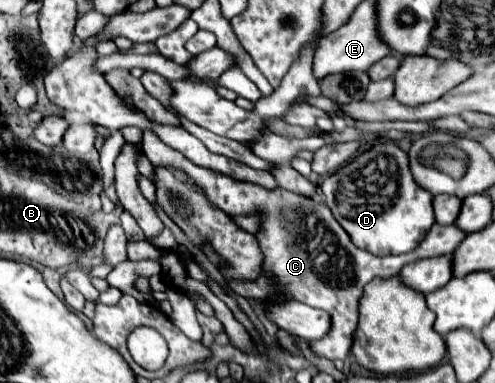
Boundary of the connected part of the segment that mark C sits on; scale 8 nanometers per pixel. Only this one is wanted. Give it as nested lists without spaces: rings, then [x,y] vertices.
[[[150,130],[143,131],[142,148],[144,154],[154,166],[178,167],[184,169],[194,183],[206,193],[210,203],[218,209],[222,209],[228,215],[264,215],[262,229],[258,233],[258,243],[264,253],[264,265],[262,273],[256,281],[226,281],[232,291],[244,298],[263,299],[268,293],[276,291],[276,285],[284,285],[284,289],[294,299],[304,299],[306,305],[324,309],[332,317],[332,329],[324,339],[312,341],[312,349],[316,355],[326,357],[330,361],[344,359],[350,353],[352,347],[352,335],[356,331],[358,323],[358,309],[356,303],[360,301],[362,289],[366,283],[370,283],[374,277],[388,279],[396,273],[400,273],[400,267],[406,263],[424,259],[424,257],[436,257],[436,255],[452,255],[454,249],[462,243],[466,237],[464,231],[456,225],[440,225],[434,223],[426,239],[420,243],[418,249],[404,253],[404,255],[388,255],[378,257],[364,249],[358,249],[348,233],[338,225],[338,221],[332,217],[328,205],[324,205],[318,199],[306,199],[302,195],[296,195],[292,191],[284,191],[282,187],[274,191],[266,191],[264,187],[234,181],[232,177],[226,177],[216,171],[208,171],[204,167],[196,167],[192,161],[188,161],[182,153],[164,144],[156,134]]]

